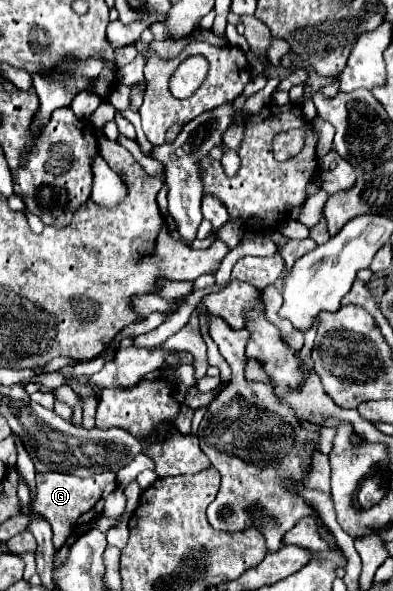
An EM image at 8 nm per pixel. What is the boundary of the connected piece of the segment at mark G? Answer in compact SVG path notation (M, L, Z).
M103 471L93 477L75 477L67 473L37 473L37 499L33 503L35 511L43 513L53 527L53 547L59 549L75 527L81 523L91 523L101 515L101 503L107 495L115 491L115 473Z

